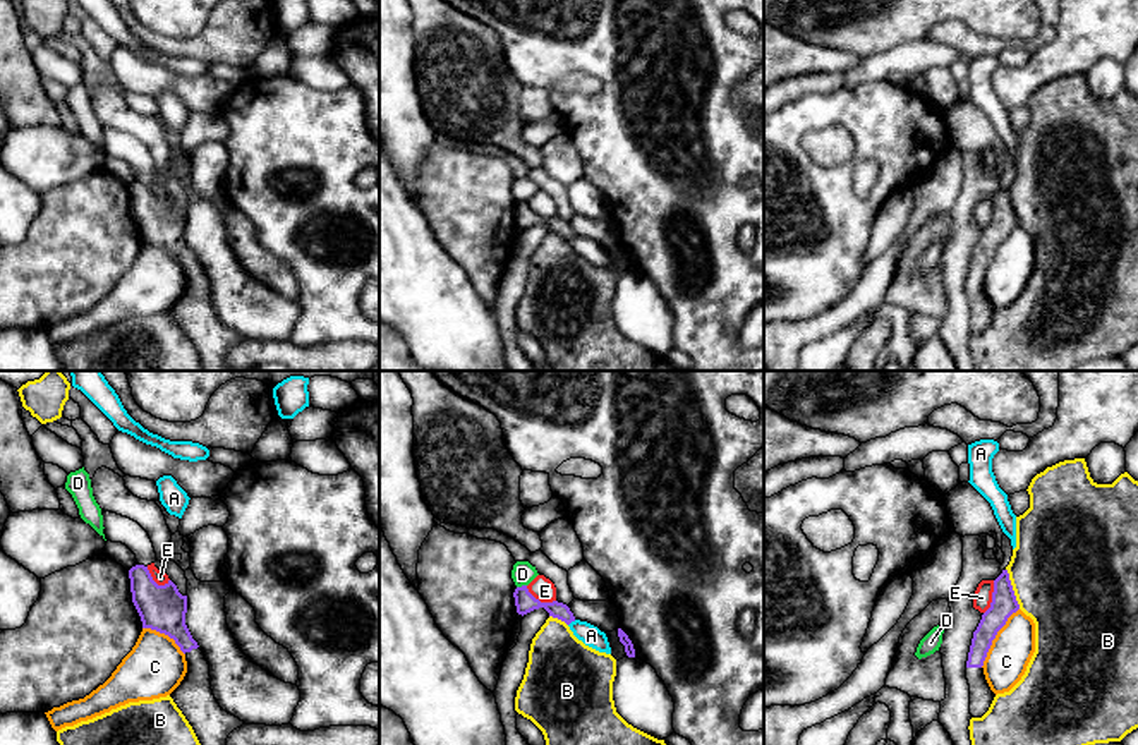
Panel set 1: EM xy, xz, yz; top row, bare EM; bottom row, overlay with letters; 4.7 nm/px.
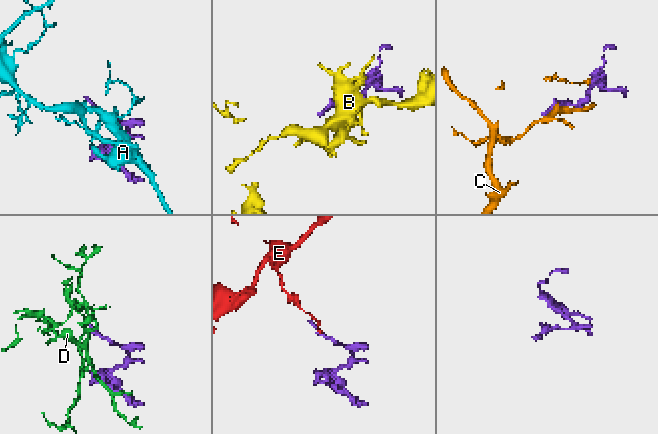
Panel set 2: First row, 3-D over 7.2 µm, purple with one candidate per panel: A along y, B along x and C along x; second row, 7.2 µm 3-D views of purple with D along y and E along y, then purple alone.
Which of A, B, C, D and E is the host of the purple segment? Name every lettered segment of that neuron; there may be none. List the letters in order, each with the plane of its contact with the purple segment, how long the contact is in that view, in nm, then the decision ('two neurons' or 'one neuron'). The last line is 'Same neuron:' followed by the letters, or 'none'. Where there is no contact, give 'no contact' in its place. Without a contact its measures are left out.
A: xz | 50 nm | two neurons
B: yz | 200 nm | two neurons
C: yz | 340 nm | two neurons
D: xz | 50 nm | two neurons
E: xz | 160 nm | two neurons
Same neuron: none

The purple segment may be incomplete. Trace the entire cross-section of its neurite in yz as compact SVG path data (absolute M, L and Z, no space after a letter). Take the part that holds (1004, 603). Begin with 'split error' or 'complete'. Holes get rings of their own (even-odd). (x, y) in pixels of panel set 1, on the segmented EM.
split error; M1002 573L994 580L994 592L990 608L982 615L982 620L973 632L968 661L966 661L966 680L970 685L970 714L972 718L982 718L996 694L990 690L985 675L984 661L996 639L997 632L1006 625L1008 618L1020 609L1016 601L1009 573Z

